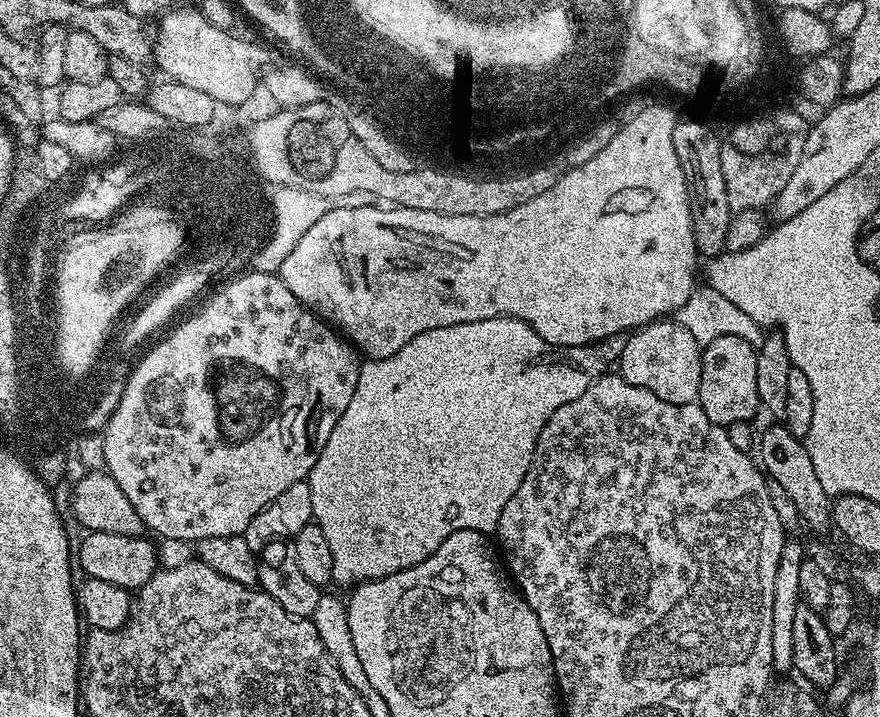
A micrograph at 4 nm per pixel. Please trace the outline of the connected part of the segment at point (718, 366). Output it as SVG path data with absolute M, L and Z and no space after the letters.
M740 337L716 338L702 348L702 382L698 403L710 422L729 426L742 420L751 421L761 407L757 391L757 349Z

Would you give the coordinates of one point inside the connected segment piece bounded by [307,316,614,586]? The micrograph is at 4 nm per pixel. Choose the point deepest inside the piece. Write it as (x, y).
(438, 436)

